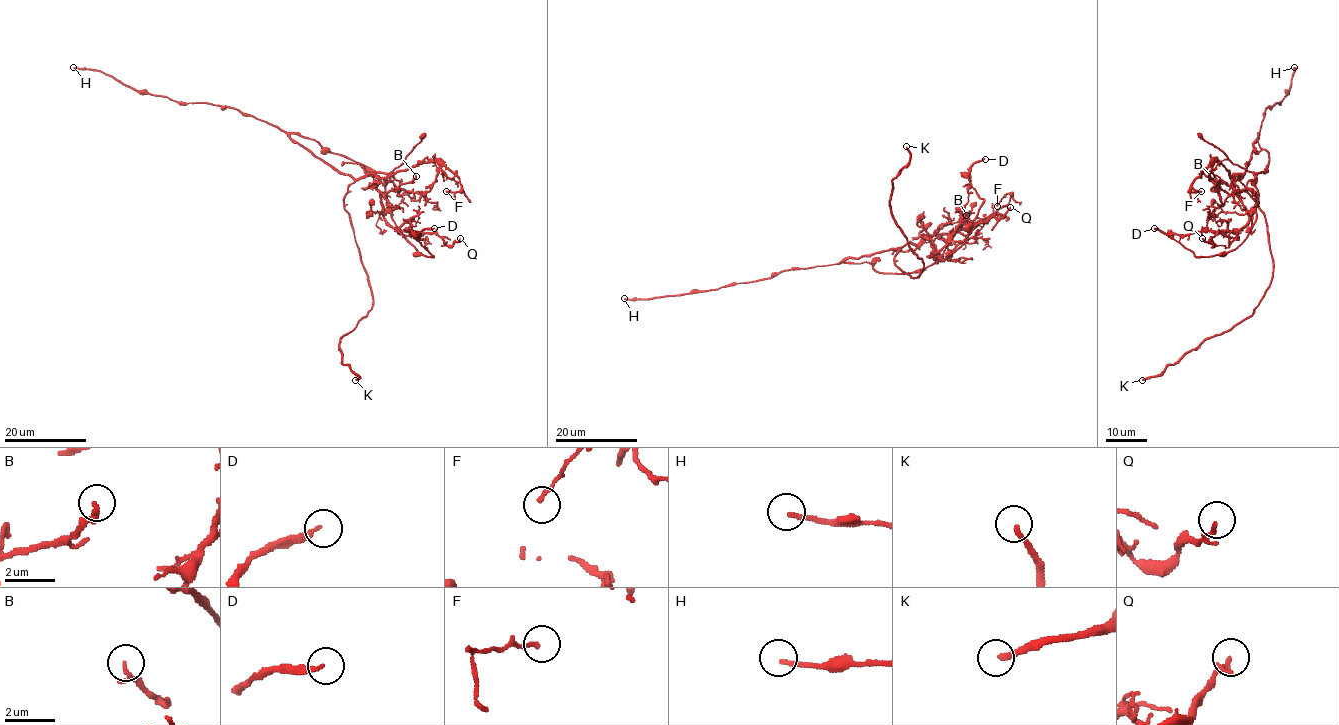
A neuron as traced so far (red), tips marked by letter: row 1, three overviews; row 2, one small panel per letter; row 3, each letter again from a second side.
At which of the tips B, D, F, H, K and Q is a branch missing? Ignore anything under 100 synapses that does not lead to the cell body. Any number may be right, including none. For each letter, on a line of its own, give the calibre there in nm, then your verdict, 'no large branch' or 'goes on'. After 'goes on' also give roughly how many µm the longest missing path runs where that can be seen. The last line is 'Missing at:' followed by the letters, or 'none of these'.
B: calibre 200 nm; no large branch
D: calibre 190 nm; no large branch
F: calibre 160 nm; no large branch
H: calibre 180 nm; no large branch
K: calibre 200 nm; goes on; missing 8 µm
Q: calibre 130 nm; no large branch
Missing at: K

